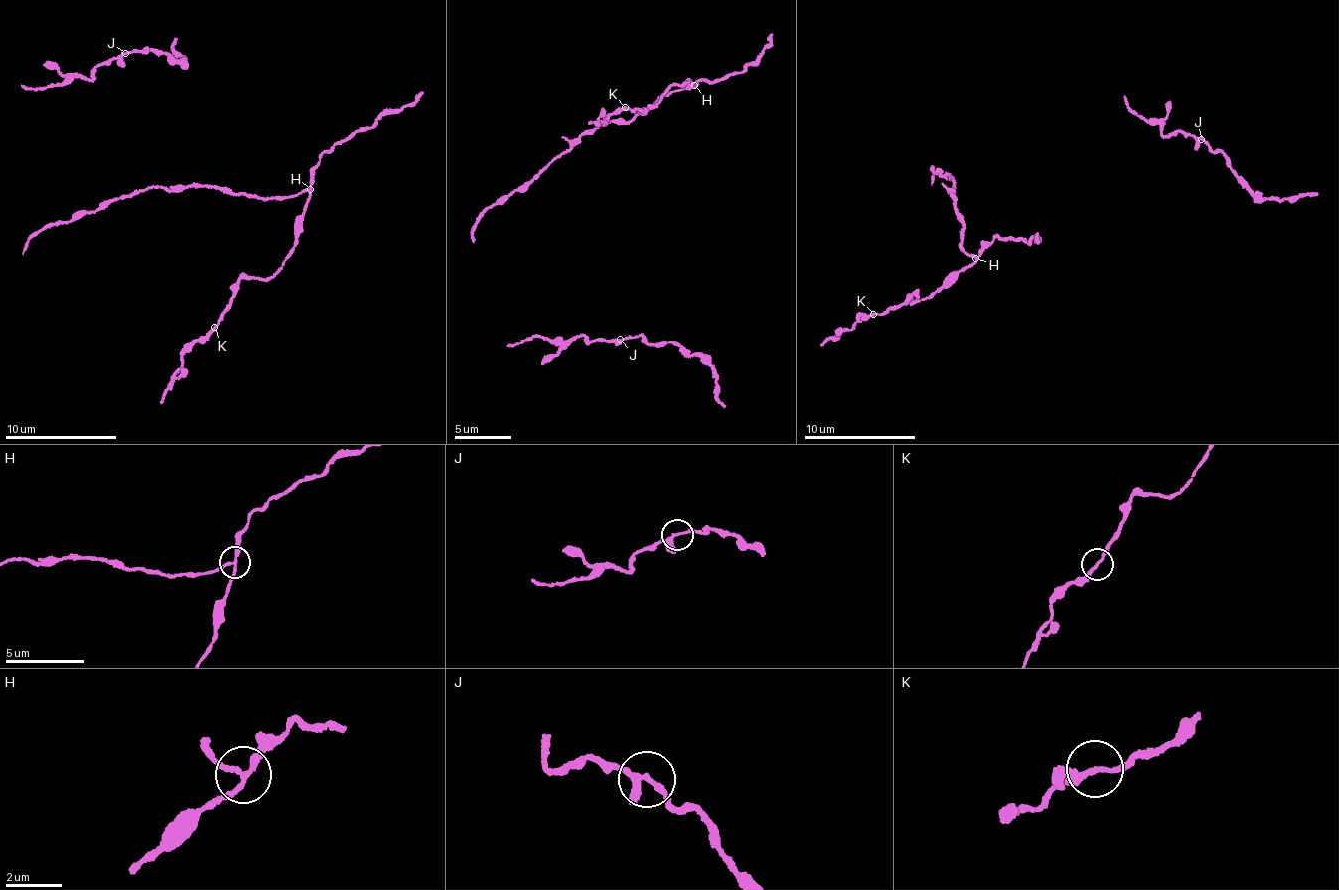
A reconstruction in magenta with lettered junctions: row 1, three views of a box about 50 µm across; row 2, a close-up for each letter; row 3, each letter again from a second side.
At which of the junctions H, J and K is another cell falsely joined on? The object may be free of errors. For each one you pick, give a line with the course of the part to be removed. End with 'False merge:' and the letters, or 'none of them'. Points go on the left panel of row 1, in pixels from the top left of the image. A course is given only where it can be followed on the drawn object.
H: Course of the part to remove: (309, 188), (277, 198), (193, 186), (148, 188), (59, 222), (31, 238), (24, 255)
False merge: H

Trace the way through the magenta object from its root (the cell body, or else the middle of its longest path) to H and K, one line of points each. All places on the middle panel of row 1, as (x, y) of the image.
H: (542, 169), (576, 144), (582, 133), (607, 123), (633, 119), (669, 92), (693, 85)
K: (542, 169), (582, 133), (633, 119), (669, 92), (697, 86), (672, 83), (645, 112), (625, 107)

